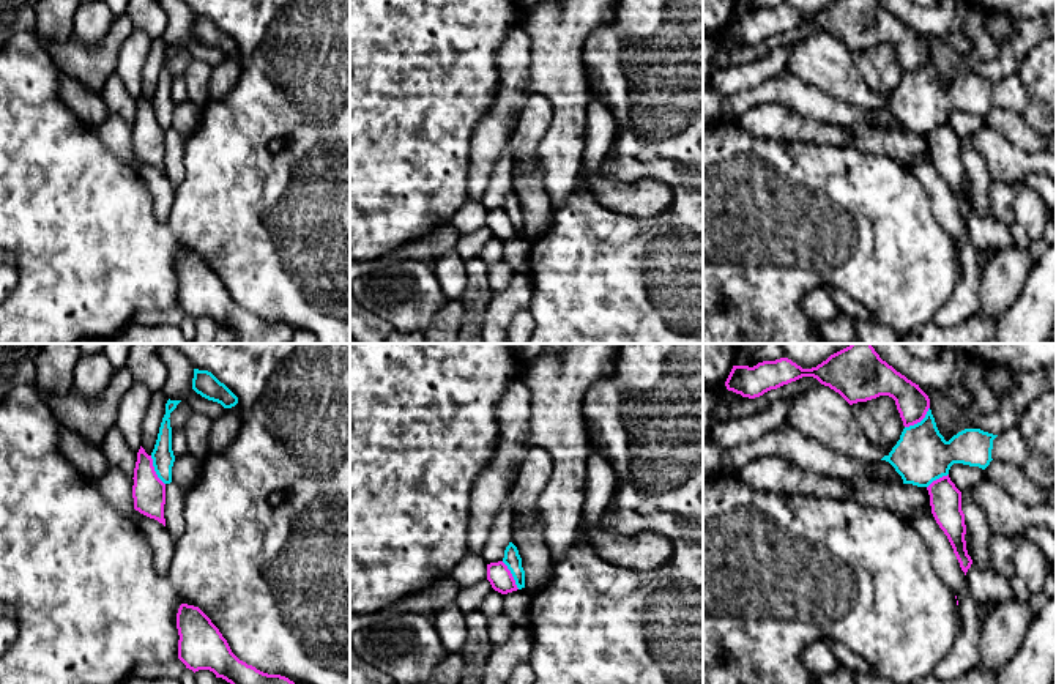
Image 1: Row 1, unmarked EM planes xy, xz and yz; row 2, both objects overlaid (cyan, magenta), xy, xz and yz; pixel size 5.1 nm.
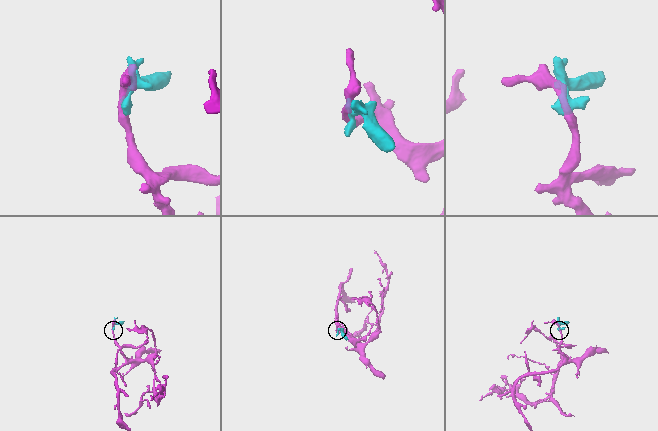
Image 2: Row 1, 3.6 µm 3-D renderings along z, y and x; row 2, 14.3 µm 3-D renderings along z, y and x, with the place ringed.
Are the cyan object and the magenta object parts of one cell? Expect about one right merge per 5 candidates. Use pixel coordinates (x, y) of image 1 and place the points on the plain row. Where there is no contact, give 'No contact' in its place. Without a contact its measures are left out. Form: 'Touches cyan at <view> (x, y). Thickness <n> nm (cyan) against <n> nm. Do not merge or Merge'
Touches cyan at yz (921, 68). Thickness 280 nm (cyan) against 160 nm. Do not merge

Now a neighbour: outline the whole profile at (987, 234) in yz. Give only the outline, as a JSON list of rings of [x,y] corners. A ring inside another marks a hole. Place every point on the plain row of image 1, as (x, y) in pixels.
[[[968,178],[965,181],[965,188],[968,202],[972,206],[972,211],[966,219],[966,225],[969,230],[971,241],[977,252],[977,263],[982,274],[988,263],[990,255],[995,251],[1009,249],[1015,246],[1015,243],[1010,236],[1009,227],[999,222],[996,217],[993,217],[990,210],[985,214],[979,214],[974,210],[974,197]]]

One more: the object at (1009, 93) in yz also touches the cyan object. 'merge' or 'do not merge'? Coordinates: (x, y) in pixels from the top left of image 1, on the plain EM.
do not merge

